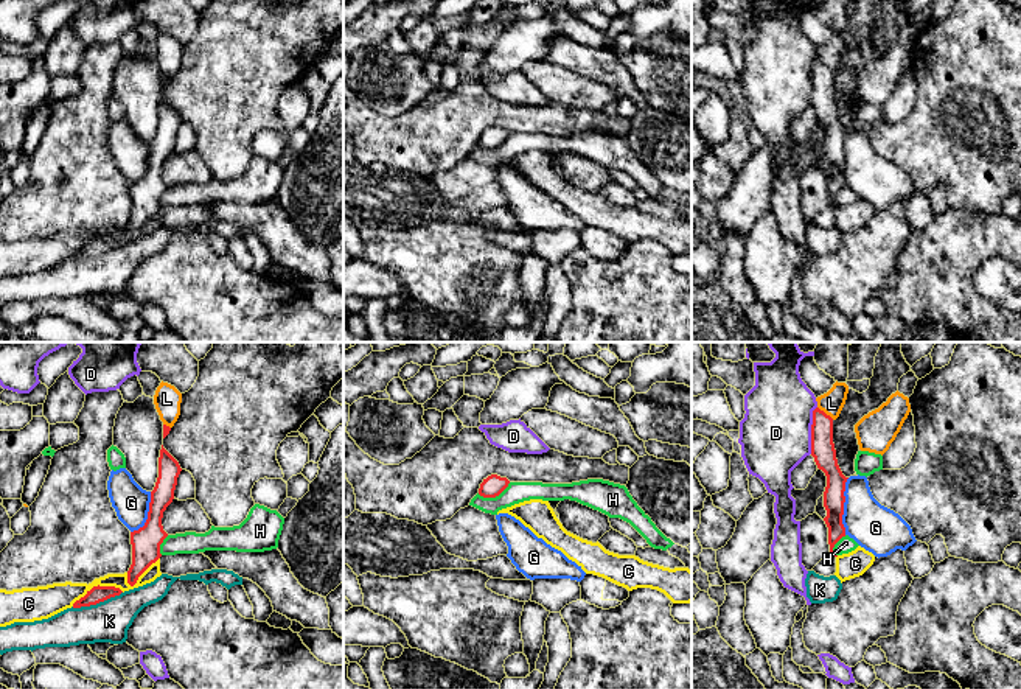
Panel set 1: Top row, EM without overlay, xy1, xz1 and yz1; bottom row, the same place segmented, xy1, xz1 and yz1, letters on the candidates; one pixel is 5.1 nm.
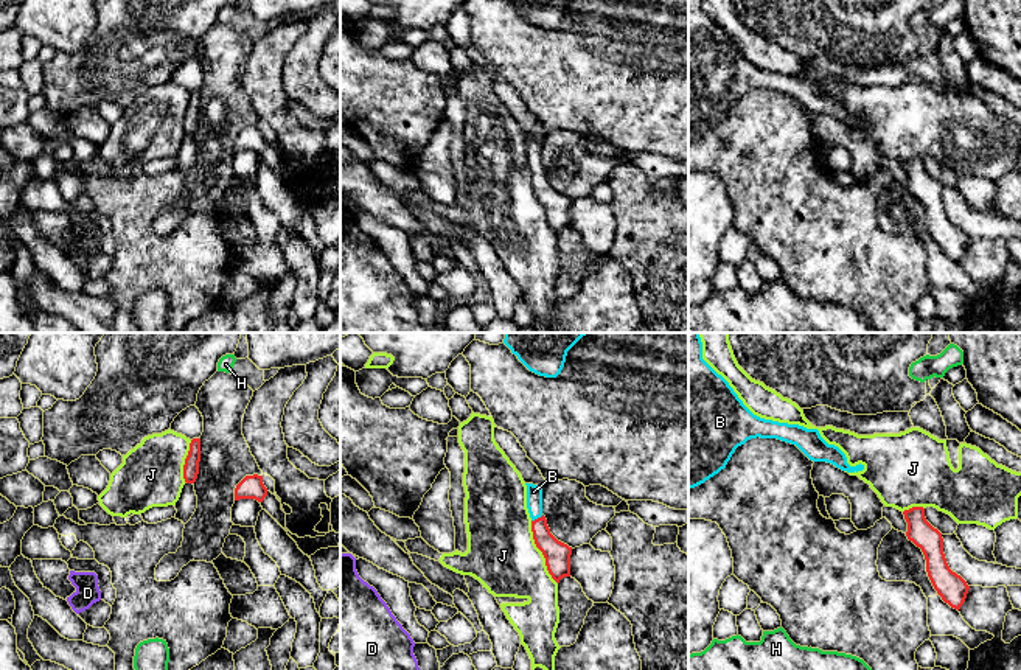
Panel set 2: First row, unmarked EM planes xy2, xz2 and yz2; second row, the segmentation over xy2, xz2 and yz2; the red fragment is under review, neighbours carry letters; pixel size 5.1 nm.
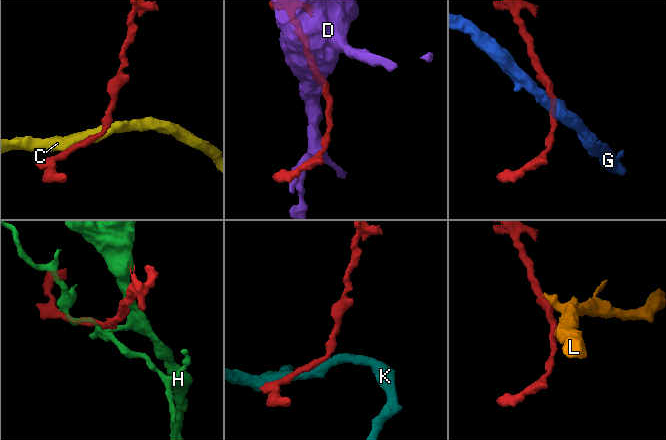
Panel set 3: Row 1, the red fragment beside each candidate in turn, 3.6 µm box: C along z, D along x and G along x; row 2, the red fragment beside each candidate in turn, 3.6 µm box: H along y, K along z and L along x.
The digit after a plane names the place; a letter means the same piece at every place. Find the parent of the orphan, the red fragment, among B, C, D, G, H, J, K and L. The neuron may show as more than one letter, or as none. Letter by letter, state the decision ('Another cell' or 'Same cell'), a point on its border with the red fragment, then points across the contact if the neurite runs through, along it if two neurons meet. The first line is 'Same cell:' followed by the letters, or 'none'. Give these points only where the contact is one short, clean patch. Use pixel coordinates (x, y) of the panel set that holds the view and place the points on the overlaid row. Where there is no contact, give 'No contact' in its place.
Same cell: B
B: Same cell. Touches red at xz2 (538, 518). Path across: xz2 (557, 554), (543, 538), (538, 518), (533, 492)
C: Another cell. Touches red at xy1 (98, 585)
D: Another cell. Touches red at yz1 (811, 430)
G: Another cell. Touches red at yz1 (843, 506). Boundary: yz1 (849, 478), (844, 487), (844, 534)
H: Another cell. Touches red at xz1 (493, 496). Boundary: xz1 (510, 482), (494, 496), (480, 496), (477, 493)
J: Another cell. Touches red at xz2 (541, 551)
K: Another cell. Touches red at xy1 (97, 602)
L: Another cell. Touches red at yz1 (824, 412). Boundary: yz1 (818, 406), (833, 419)

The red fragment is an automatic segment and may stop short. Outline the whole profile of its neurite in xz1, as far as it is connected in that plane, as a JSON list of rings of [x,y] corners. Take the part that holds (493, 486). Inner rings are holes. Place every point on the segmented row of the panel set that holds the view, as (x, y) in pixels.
[[[491,474],[480,484],[479,495],[483,498],[496,498],[508,487],[508,484],[510,481],[507,477]]]

